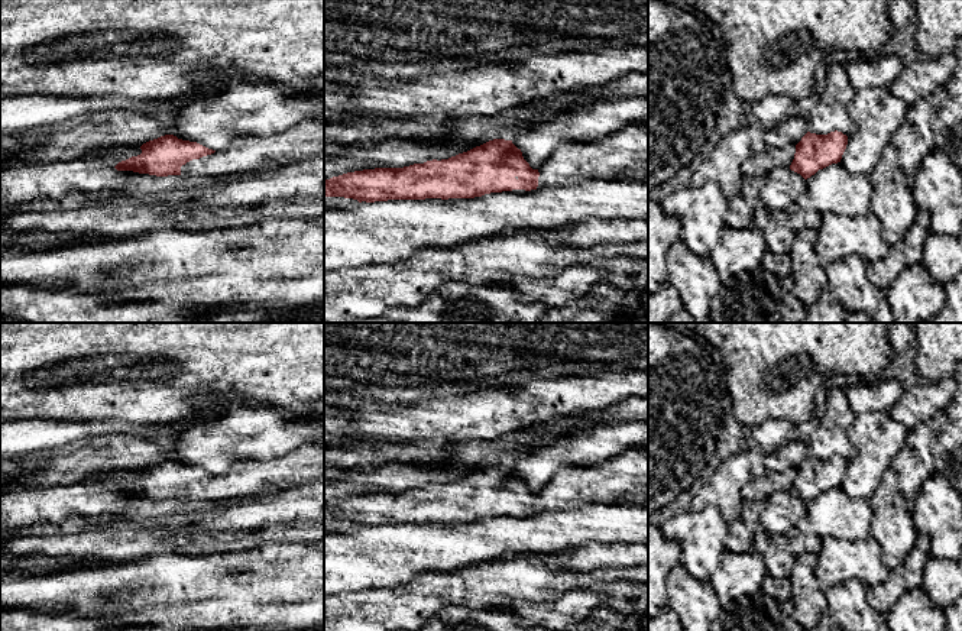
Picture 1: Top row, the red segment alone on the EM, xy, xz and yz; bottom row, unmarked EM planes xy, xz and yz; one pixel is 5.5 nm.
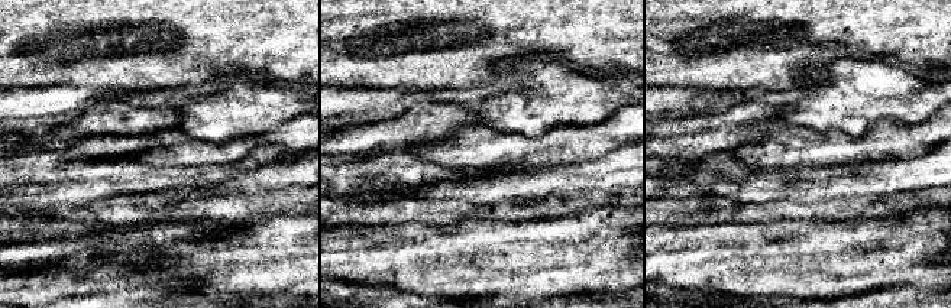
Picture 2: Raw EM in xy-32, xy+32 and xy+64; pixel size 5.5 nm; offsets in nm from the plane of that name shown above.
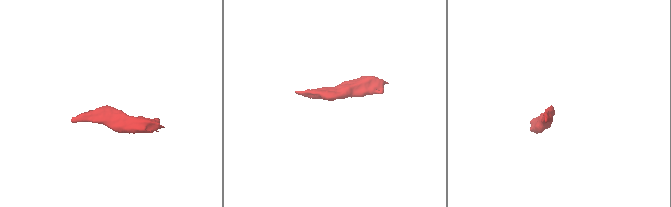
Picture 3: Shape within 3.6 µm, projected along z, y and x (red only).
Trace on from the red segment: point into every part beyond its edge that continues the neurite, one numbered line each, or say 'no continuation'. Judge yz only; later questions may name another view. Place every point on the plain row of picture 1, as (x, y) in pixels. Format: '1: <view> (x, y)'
no continuation

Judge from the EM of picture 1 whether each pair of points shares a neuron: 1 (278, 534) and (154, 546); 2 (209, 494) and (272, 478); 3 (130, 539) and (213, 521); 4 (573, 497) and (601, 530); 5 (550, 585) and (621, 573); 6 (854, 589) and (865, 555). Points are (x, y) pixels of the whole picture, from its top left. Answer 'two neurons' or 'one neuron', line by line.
1: one neuron
2: one neuron
3: two neurons
4: two neurons
5: one neuron
6: two neurons

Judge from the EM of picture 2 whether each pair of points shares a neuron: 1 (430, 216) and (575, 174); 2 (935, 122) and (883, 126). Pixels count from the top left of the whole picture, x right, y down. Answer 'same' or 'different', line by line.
1: different
2: same

